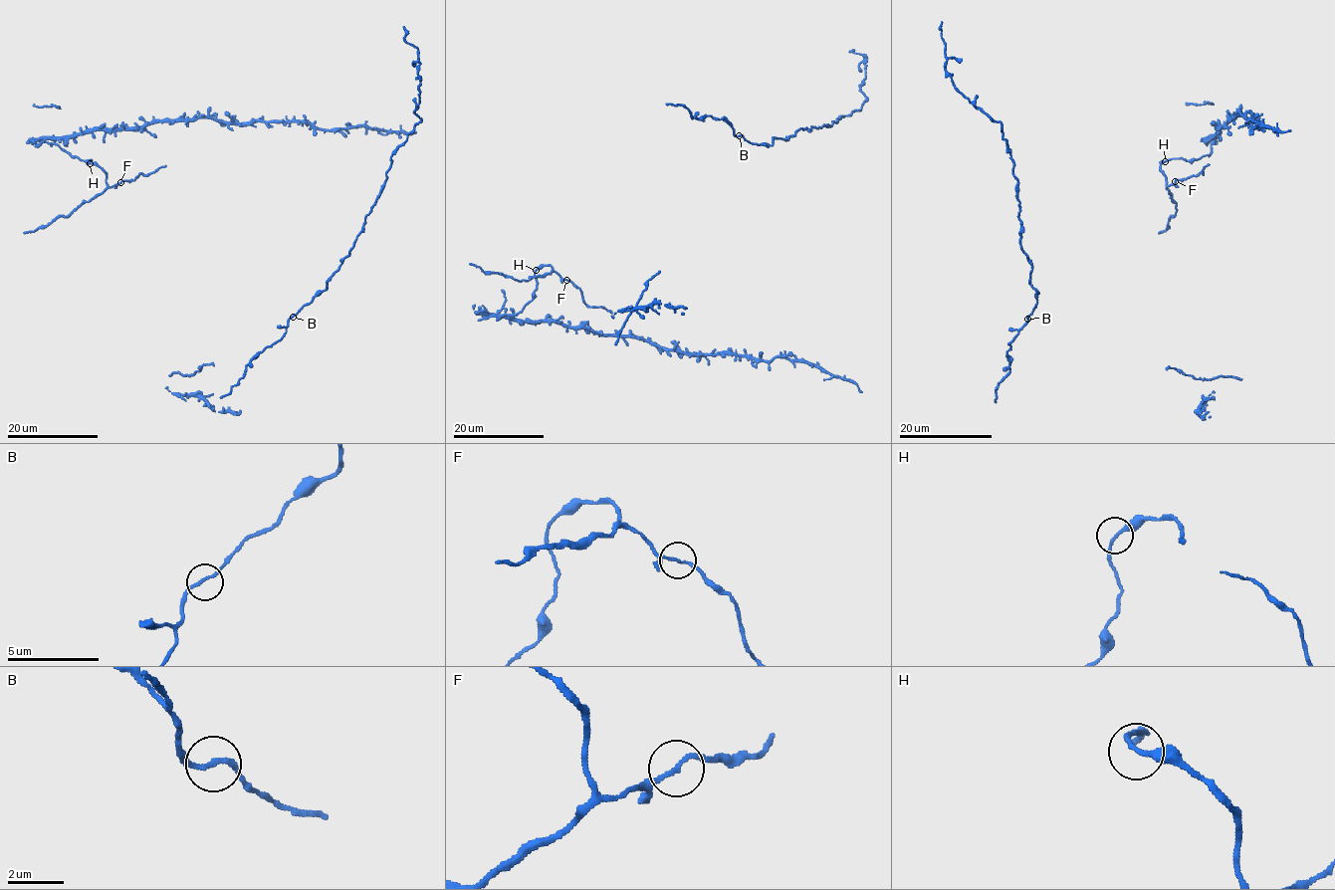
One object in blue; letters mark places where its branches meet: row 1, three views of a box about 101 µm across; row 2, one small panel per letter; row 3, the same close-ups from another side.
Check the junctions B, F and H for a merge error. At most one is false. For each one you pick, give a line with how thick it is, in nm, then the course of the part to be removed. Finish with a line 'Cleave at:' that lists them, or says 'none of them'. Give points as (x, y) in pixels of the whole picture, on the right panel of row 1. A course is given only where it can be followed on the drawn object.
Cleave at: none of them

